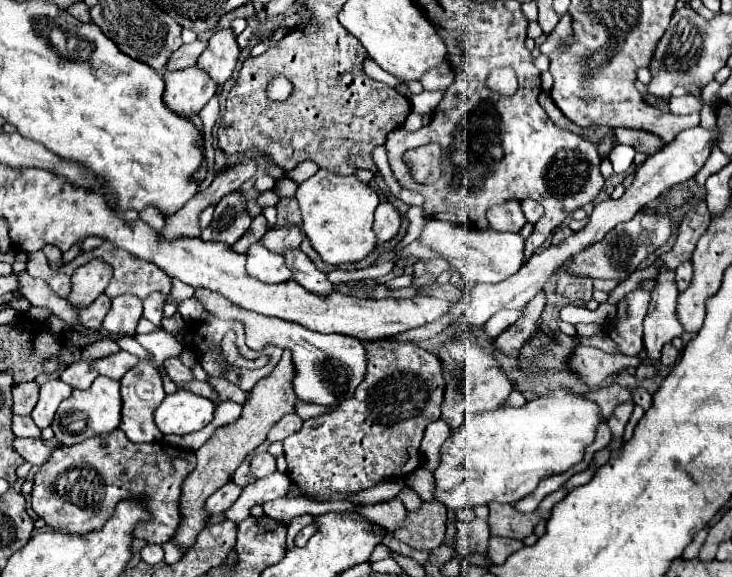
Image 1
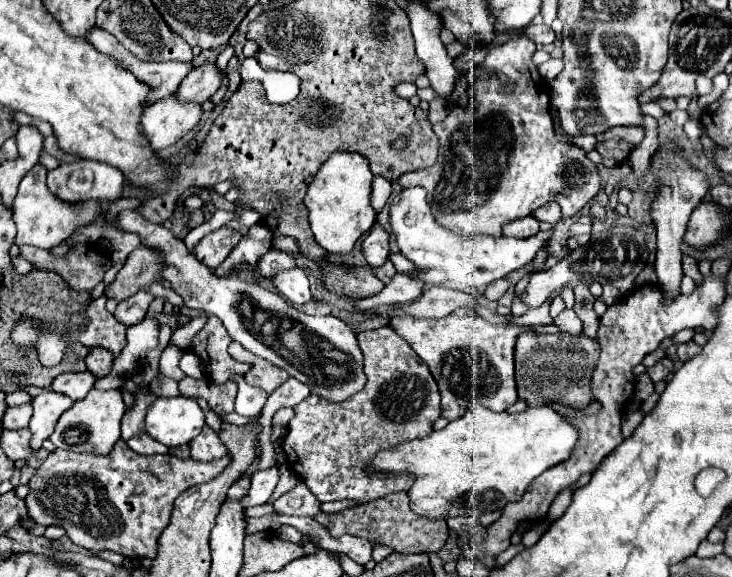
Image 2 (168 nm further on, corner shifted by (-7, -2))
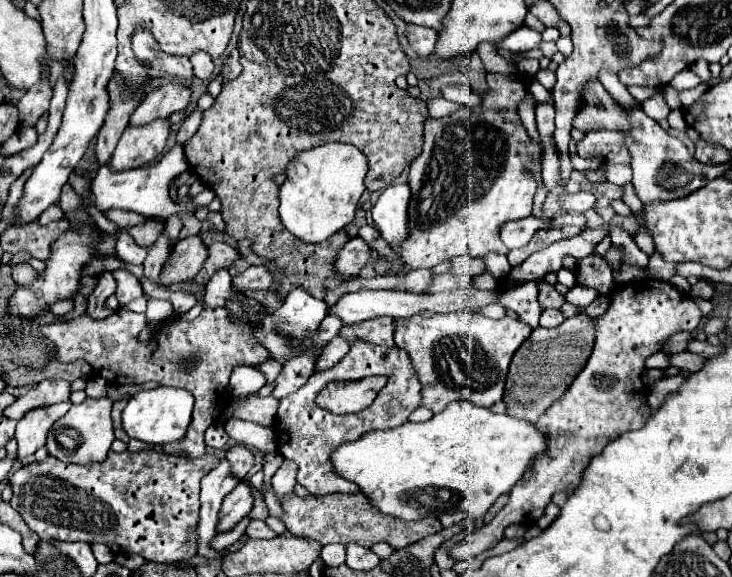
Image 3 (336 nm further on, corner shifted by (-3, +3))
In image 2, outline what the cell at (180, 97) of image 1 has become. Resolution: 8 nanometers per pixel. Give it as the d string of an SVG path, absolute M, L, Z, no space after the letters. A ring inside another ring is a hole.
M171 94L147 108L141 120L141 132L147 136L153 150L161 150L191 132L201 116L201 104L183 104L179 96Z

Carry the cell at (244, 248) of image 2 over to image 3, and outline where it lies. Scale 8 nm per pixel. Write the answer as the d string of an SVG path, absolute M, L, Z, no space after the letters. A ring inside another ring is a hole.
M211 243L207 247L209 255L207 255L207 261L203 263L203 271L199 271L199 281L209 281L213 277L213 273L221 267L231 267L231 263L235 259L239 259L239 253L233 251L227 243Z

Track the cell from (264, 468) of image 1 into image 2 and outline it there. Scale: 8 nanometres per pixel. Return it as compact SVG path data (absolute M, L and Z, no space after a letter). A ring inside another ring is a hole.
M271 466L267 470L255 470L251 474L249 494L241 500L243 508L265 504L271 498L277 482L279 482L279 470L277 470L277 466Z

